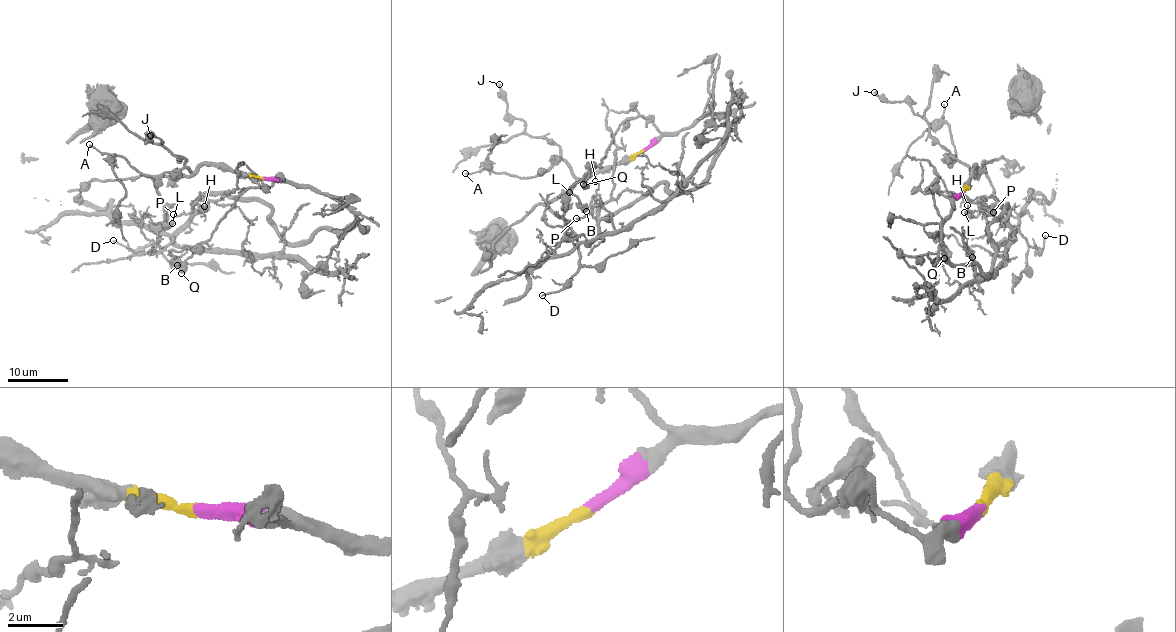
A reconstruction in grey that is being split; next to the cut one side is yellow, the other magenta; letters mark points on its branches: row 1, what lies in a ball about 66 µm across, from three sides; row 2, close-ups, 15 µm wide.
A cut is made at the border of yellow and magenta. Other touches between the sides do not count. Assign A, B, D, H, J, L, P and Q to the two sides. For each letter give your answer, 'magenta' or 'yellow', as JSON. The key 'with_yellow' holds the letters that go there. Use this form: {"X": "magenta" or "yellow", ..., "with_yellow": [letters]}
{"A": "yellow", "B": "magenta", "D": "yellow", "H": "magenta", "J": "yellow", "L": "yellow", "P": "magenta", "Q": "magenta", "with_yellow": ["A", "D", "J", "L"]}

